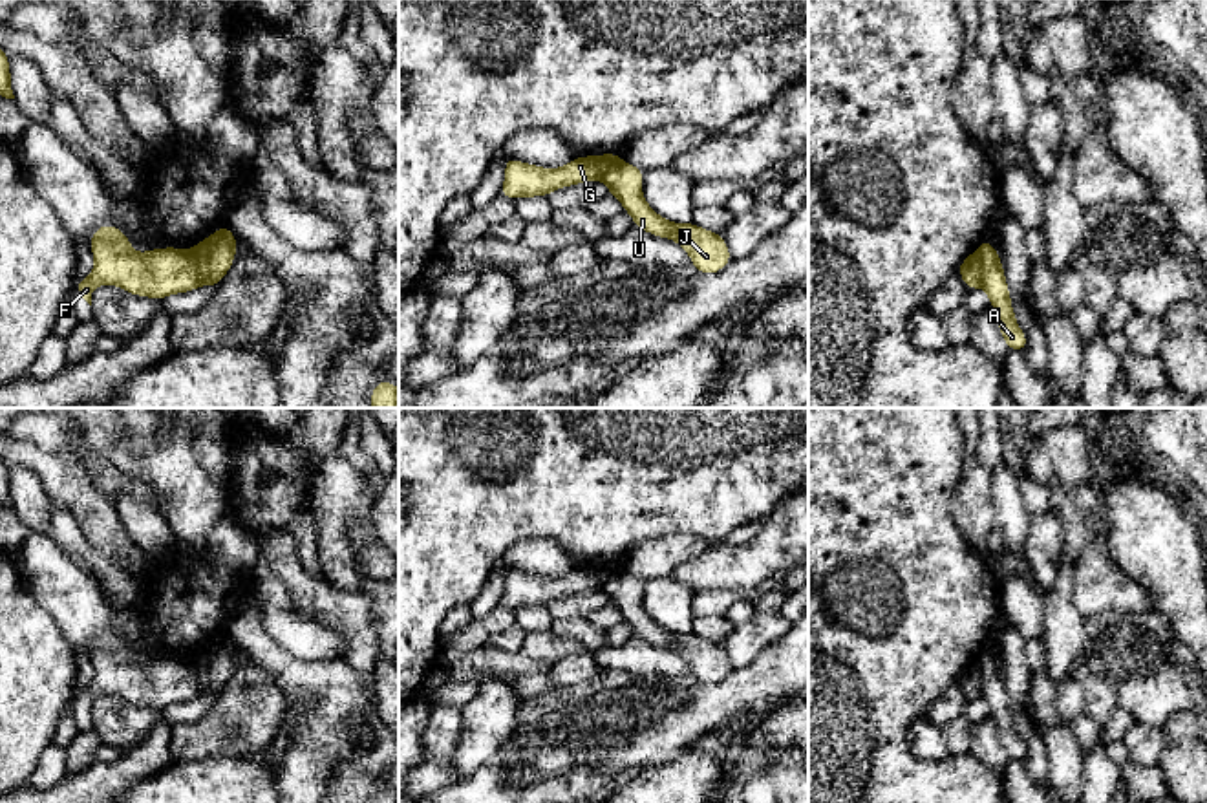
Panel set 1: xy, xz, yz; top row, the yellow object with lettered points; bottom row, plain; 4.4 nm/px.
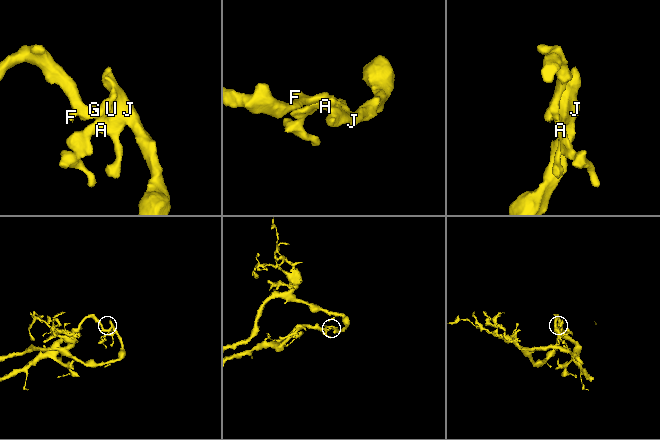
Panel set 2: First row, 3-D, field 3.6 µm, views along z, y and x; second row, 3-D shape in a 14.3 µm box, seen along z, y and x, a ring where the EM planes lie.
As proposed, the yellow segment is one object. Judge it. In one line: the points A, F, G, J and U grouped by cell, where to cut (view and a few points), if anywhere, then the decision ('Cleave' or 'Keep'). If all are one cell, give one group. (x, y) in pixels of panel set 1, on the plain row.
Groups: A J U / F G. Split along xy (192, 659), (202, 694). Cleave

